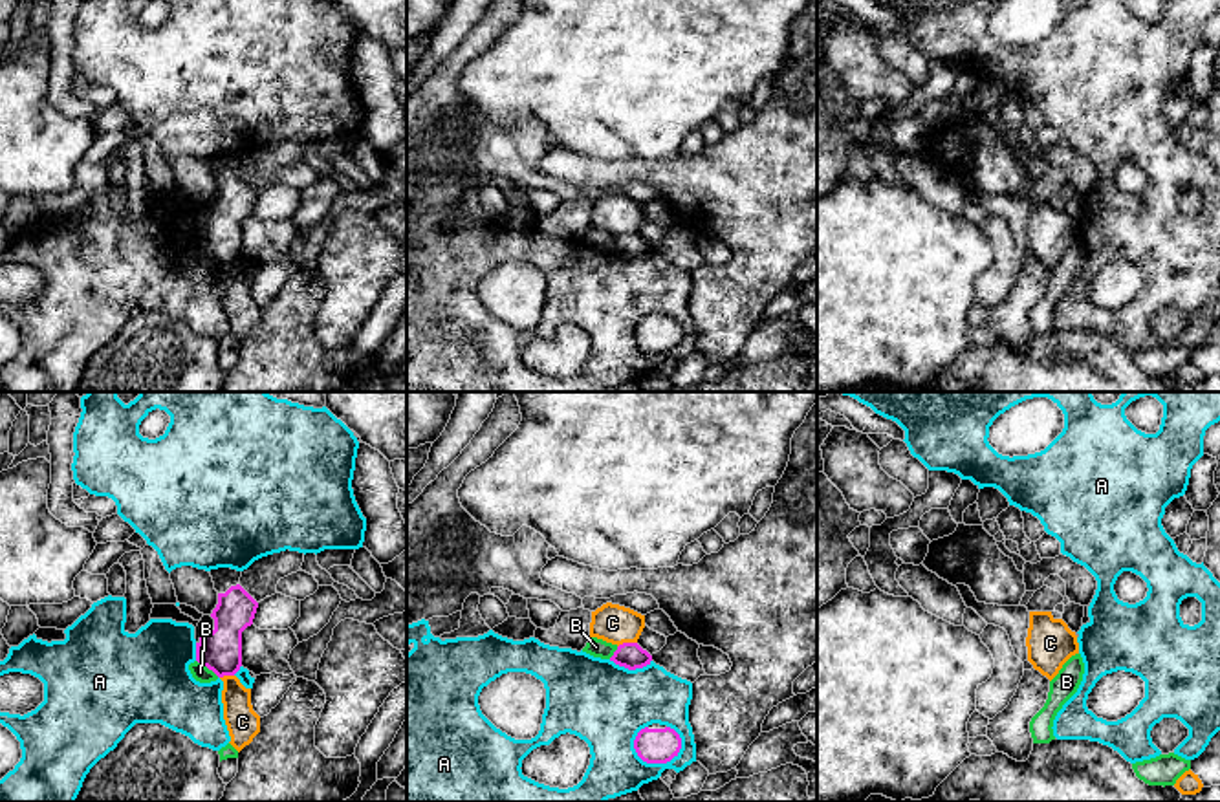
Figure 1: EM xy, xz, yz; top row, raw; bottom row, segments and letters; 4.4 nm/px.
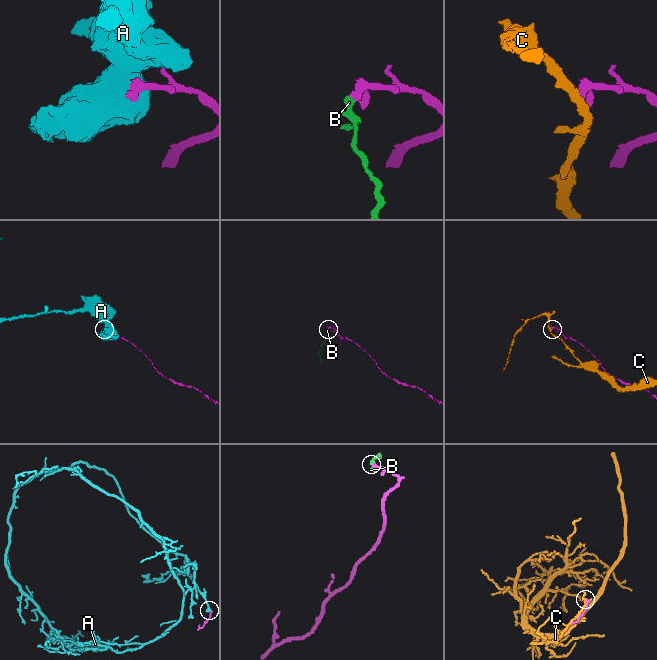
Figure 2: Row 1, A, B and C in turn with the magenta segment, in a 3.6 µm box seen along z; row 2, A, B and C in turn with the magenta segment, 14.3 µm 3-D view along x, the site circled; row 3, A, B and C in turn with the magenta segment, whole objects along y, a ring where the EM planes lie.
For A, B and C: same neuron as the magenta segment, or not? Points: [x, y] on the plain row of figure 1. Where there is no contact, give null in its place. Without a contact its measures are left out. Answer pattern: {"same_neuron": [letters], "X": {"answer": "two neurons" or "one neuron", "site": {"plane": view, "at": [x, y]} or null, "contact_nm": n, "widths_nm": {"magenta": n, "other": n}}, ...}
{"same_neuron": [], "A": {"answer": "two neurons", "site": {"plane": "xz", "at": [660, 352]}, "contact_nm": 220, "widths_nm": {"magenta": 160, "other": 220}}, "B": {"answer": "two neurons", "site": {"plane": "xy", "at": [207, 257]}, "contact_nm": 130, "widths_nm": {"magenta": 190, "other": 70}}, "C": {"answer": "two neurons", "site": {"plane": "xz", "at": [627, 233]}, "contact_nm": 90, "widths_nm": {"magenta": 120, "other": 170}}}

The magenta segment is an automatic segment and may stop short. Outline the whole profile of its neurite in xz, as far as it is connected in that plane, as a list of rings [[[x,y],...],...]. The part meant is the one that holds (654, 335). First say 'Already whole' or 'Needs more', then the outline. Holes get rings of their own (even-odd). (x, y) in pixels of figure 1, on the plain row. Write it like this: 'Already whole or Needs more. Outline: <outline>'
Already whole. Outline: [[[641,319],[634,330],[637,346],[647,353],[667,353],[681,339],[680,324],[670,319]]]

